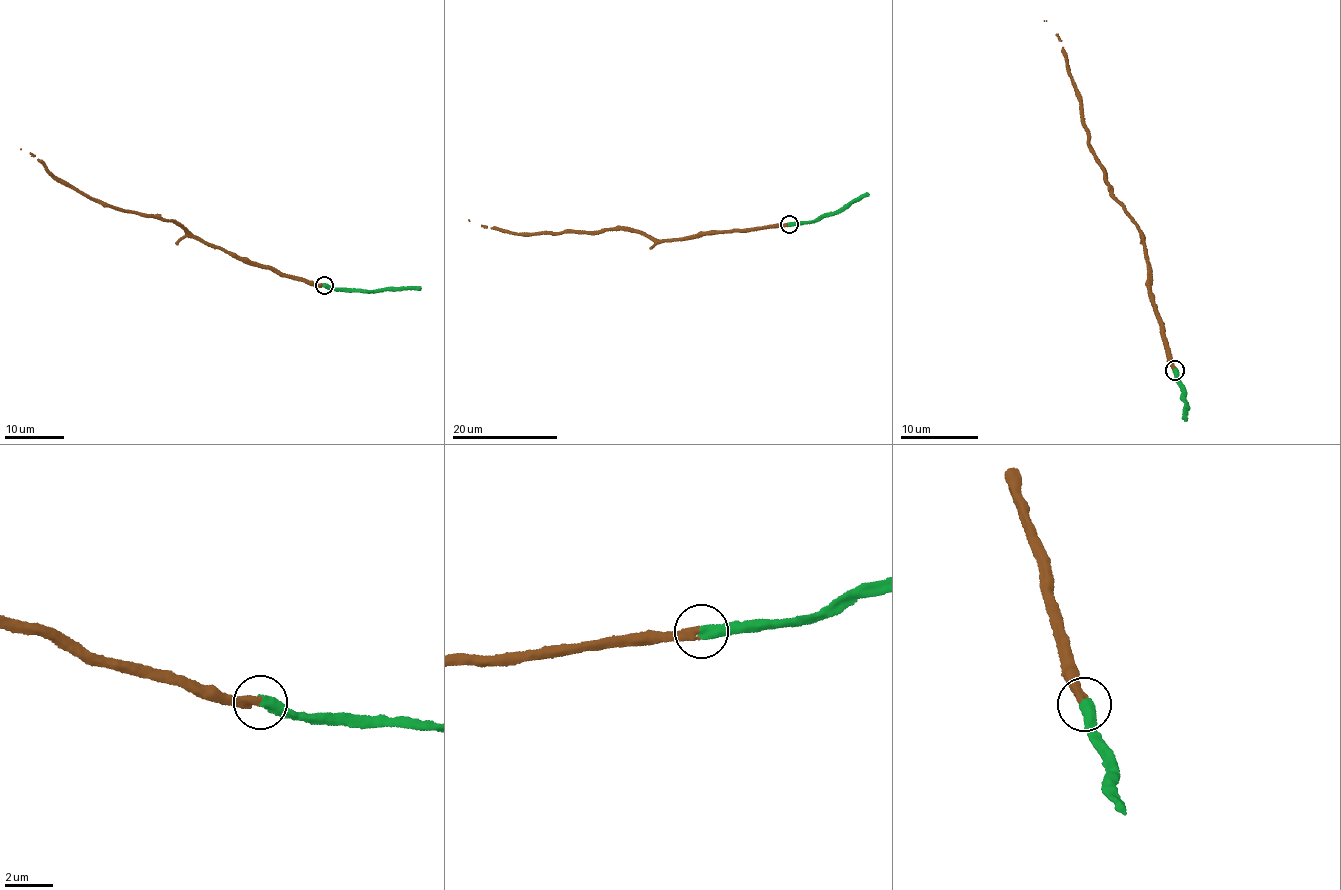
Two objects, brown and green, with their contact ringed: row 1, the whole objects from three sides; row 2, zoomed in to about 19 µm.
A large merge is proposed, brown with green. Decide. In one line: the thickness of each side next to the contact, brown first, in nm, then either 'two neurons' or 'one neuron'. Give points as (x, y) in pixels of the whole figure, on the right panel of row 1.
calibres 400 and 500 nm; one neuron

